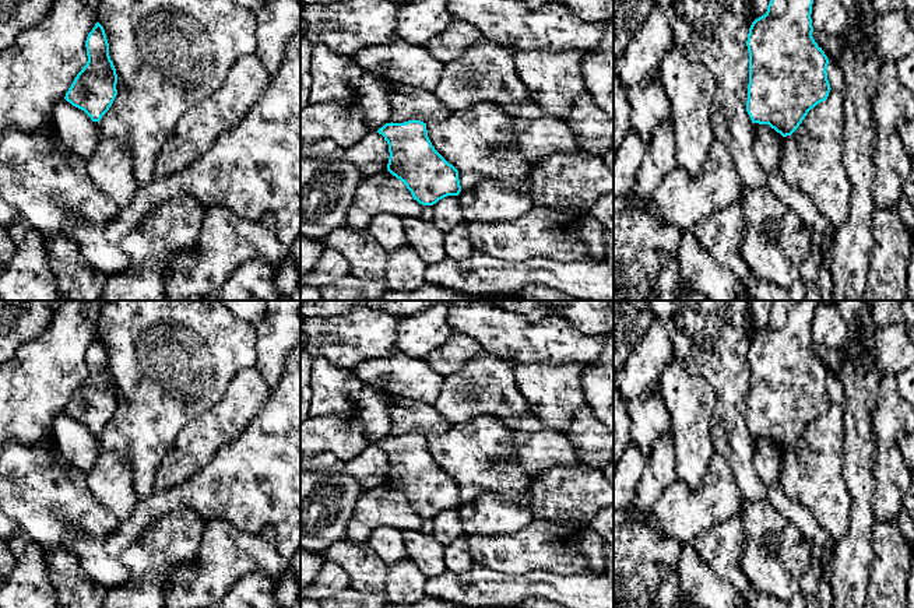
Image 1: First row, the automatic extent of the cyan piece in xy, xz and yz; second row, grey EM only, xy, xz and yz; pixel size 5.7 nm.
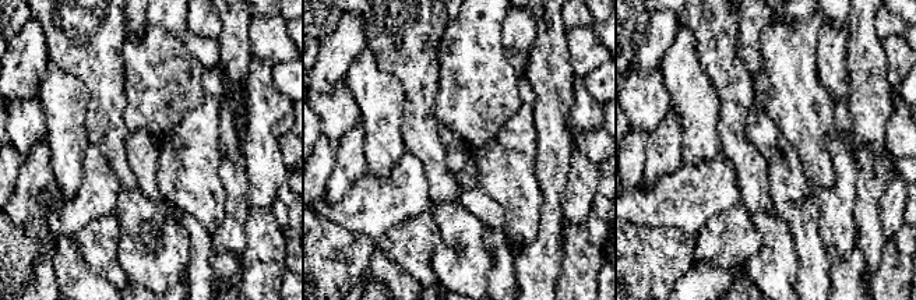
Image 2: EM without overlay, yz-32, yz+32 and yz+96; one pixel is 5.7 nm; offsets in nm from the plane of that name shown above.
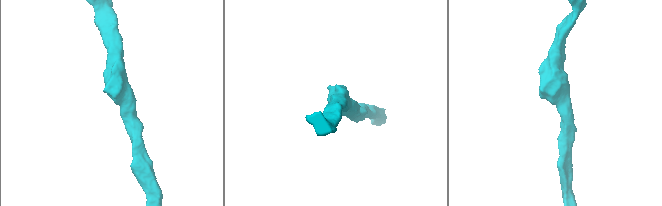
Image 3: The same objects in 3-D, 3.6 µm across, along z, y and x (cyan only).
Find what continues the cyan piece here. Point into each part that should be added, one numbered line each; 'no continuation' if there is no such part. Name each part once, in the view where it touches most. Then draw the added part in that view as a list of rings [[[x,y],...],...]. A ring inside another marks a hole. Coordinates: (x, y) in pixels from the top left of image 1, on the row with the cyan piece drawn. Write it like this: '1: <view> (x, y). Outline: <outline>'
no continuation

